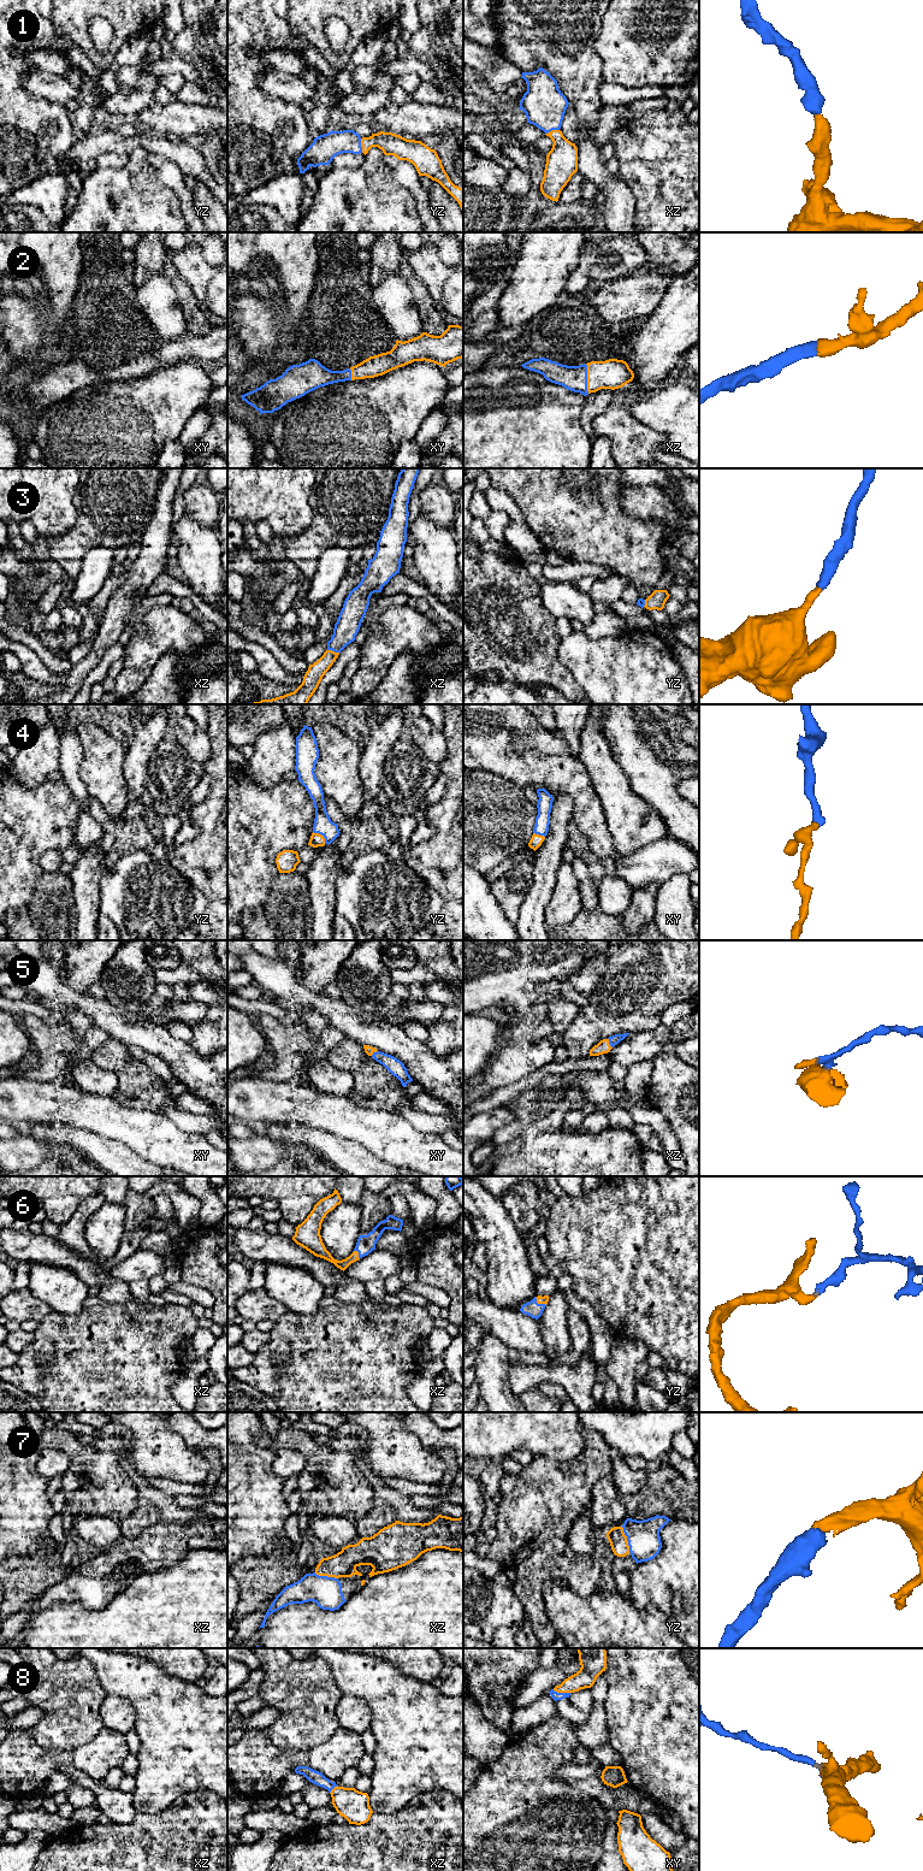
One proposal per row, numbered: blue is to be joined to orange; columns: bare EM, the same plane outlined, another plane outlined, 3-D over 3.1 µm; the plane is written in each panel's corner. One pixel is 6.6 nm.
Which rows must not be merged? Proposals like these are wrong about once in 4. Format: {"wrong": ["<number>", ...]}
{"wrong": []}

